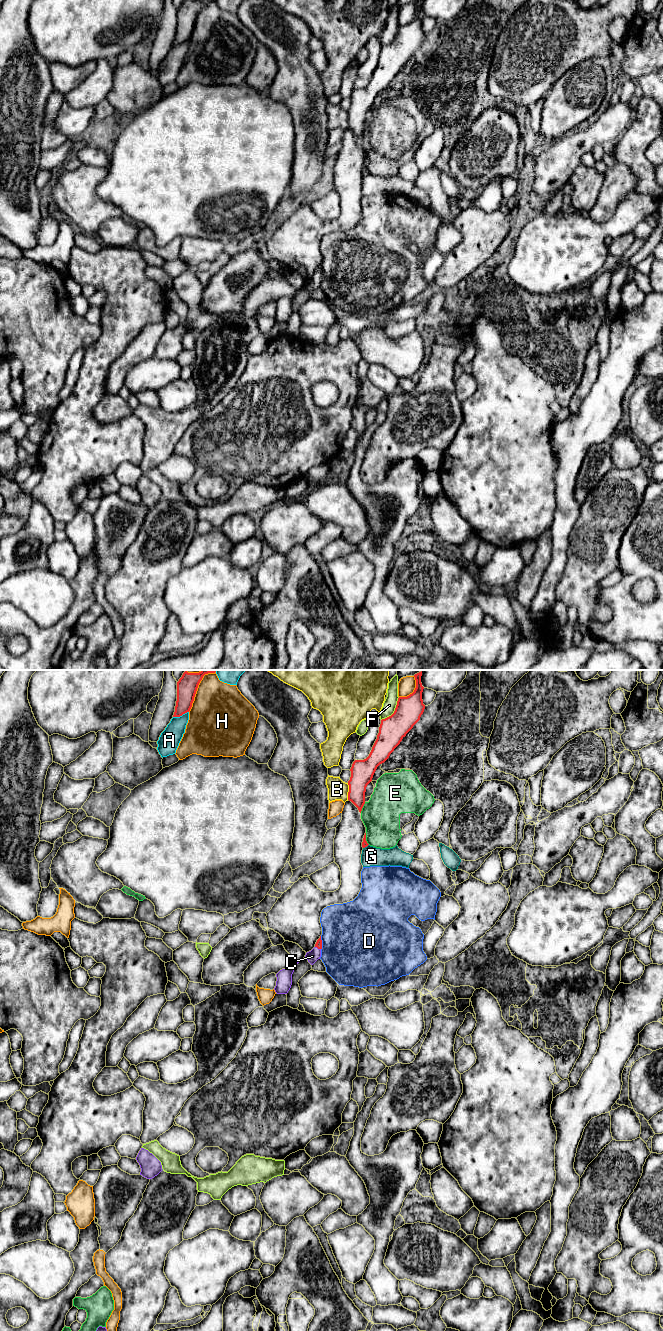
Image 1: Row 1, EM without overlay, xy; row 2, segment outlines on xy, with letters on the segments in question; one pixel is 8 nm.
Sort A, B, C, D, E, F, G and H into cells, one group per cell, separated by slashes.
A / B / C / D / E / F / G / H

